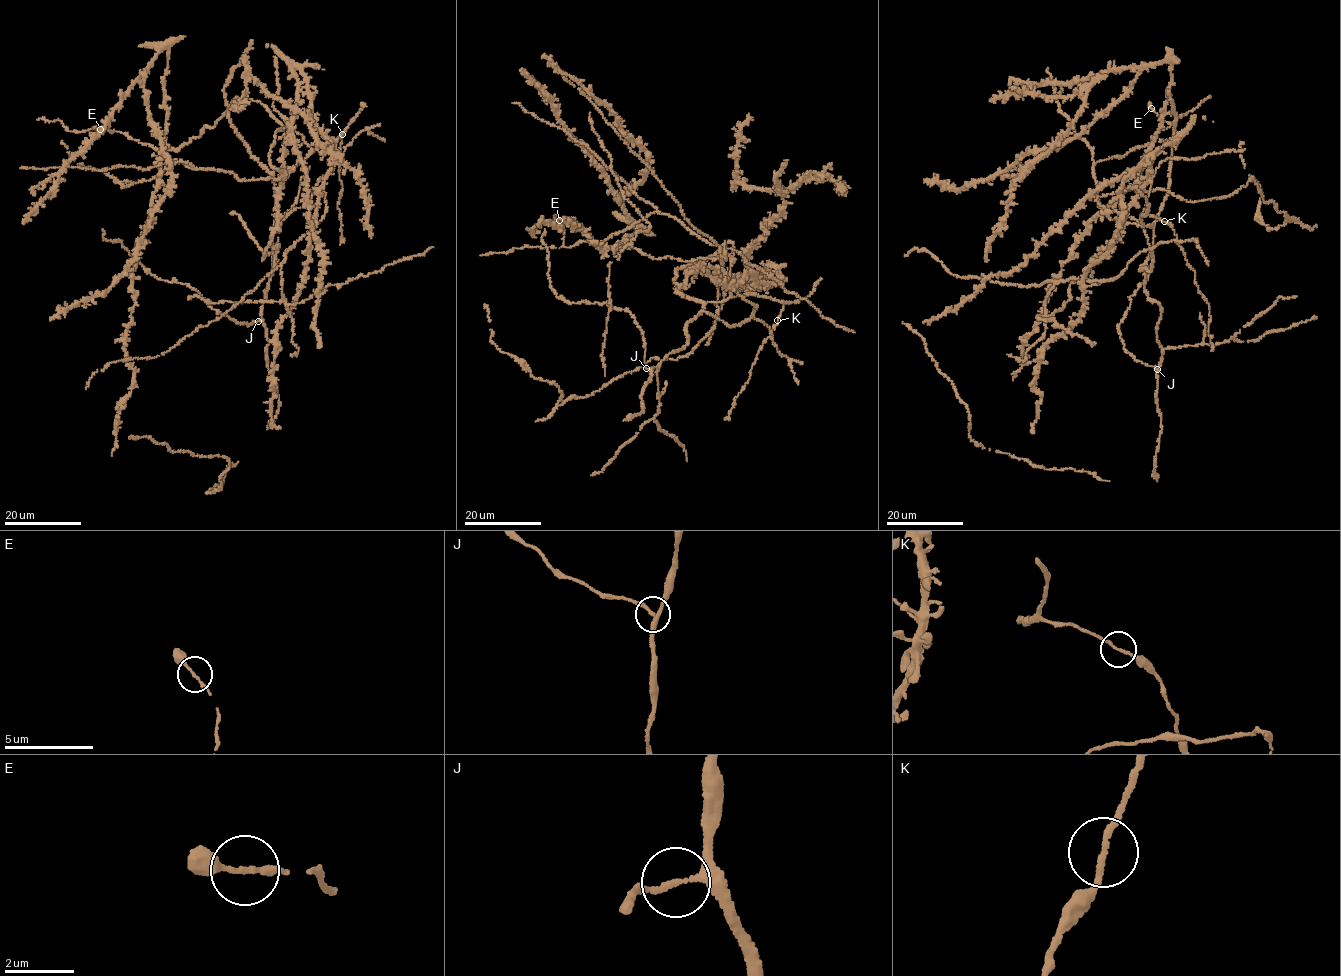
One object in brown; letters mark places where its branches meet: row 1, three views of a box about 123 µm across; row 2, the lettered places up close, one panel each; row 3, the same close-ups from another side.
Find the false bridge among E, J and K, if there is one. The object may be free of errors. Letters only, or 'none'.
none

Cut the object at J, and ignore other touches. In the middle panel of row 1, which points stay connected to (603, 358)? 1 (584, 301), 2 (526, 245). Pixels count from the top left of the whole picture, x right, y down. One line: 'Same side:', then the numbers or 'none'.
Same side: 2

